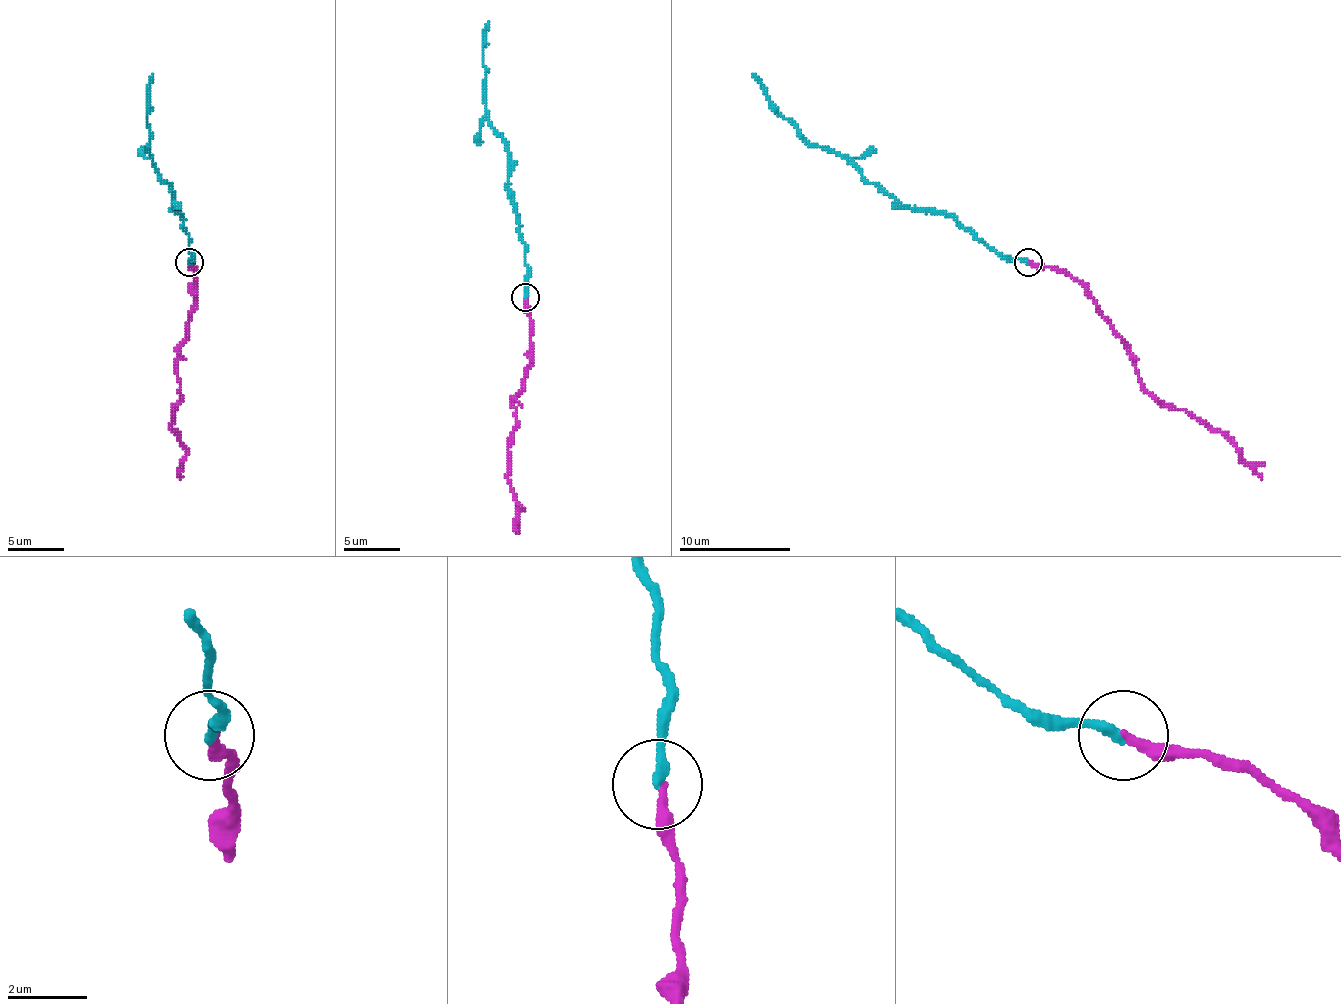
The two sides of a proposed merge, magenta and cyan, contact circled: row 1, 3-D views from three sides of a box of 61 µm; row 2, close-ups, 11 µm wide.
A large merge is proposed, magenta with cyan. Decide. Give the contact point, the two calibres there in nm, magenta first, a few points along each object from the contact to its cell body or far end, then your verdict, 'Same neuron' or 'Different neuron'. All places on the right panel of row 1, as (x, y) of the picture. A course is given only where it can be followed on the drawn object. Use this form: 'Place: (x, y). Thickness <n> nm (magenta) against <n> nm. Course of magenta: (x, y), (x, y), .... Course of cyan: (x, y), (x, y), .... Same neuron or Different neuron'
Place: (1028, 262). Thickness 240 nm (magenta) against 240 nm. Course of magenta: (1029, 261), (1066, 270), (1122, 339), (1138, 381), (1161, 401), (1205, 421), (1236, 449), (1261, 479). Course of cyan: (1029, 261), (1001, 258), (951, 216), (903, 208), (845, 158), (814, 146), (769, 102), (766, 88), (752, 74). Same neuron

